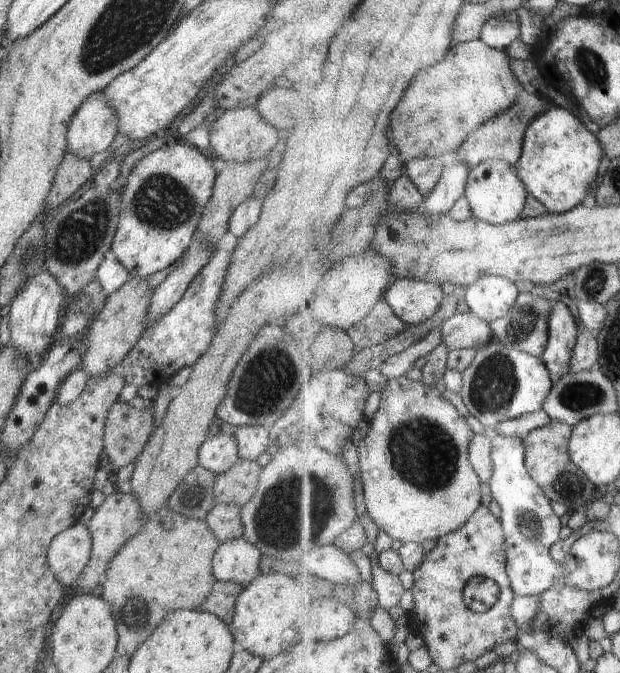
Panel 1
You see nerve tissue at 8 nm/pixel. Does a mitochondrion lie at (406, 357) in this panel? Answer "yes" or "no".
no

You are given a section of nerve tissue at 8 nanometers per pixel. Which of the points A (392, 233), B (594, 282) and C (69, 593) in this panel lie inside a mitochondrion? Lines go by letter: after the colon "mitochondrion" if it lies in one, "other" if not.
A: other
B: mitochondrion
C: other

